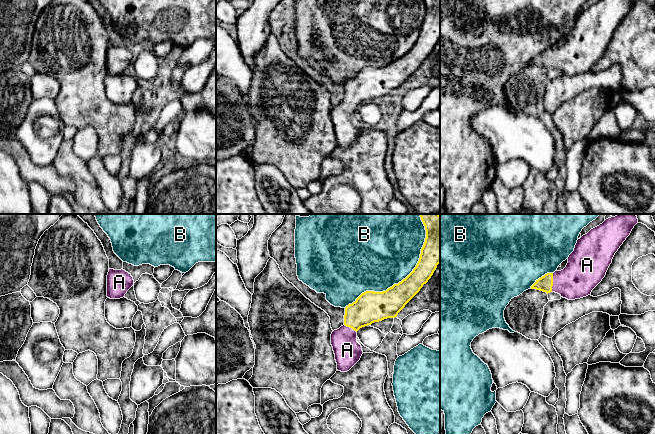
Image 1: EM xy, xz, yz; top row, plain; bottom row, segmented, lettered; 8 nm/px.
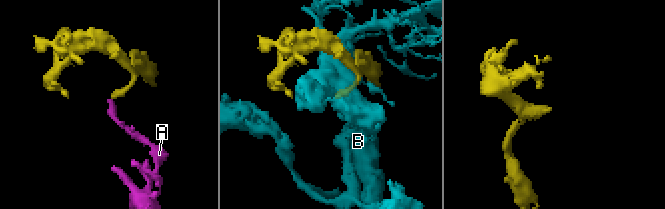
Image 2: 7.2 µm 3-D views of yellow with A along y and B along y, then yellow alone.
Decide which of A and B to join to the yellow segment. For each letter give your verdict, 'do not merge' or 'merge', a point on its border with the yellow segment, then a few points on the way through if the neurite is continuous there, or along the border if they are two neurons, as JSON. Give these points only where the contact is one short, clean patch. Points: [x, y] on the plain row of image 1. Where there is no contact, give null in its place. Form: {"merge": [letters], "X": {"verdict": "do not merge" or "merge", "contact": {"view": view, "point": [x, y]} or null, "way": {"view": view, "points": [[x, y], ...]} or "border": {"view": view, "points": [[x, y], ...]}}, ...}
{"merge": ["A"], "A": {"verdict": "merge", "contact": {"view": "yz", "point": [552, 58]}, "way": {"view": "yz", "points": [[545, 59], [552, 58], [573, 58], [582, 50]]}}, "B": {"verdict": "do not merge", "contact": {"view": "xz", "point": [402, 56]}}}

